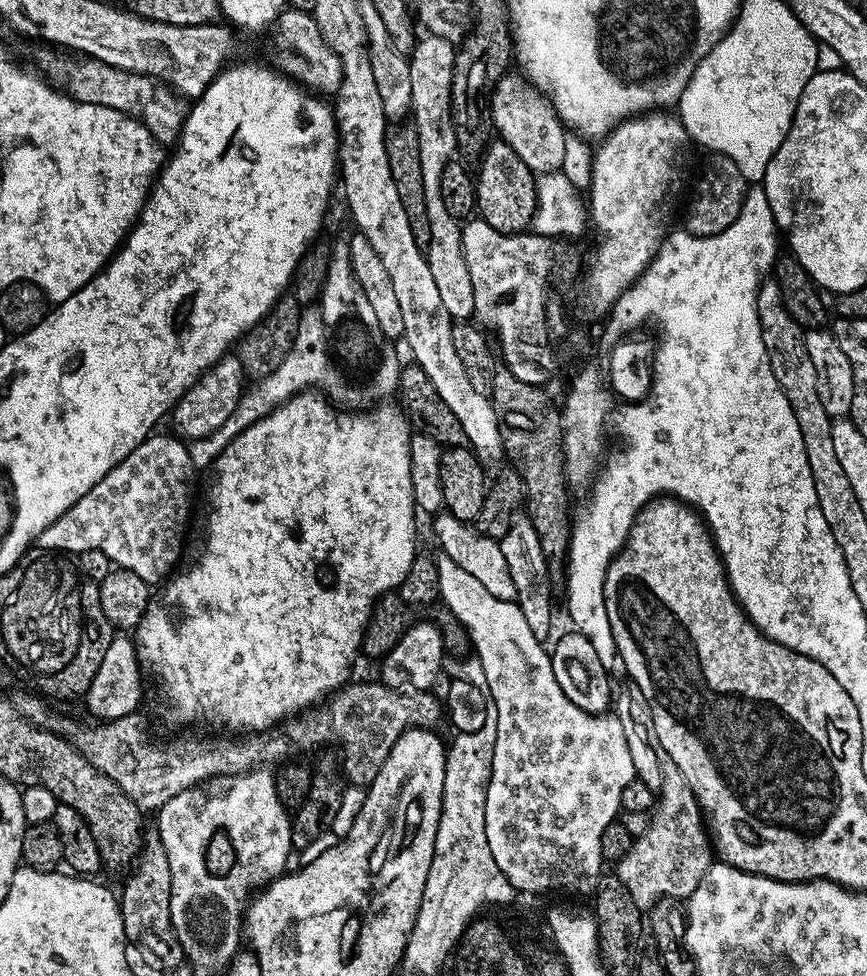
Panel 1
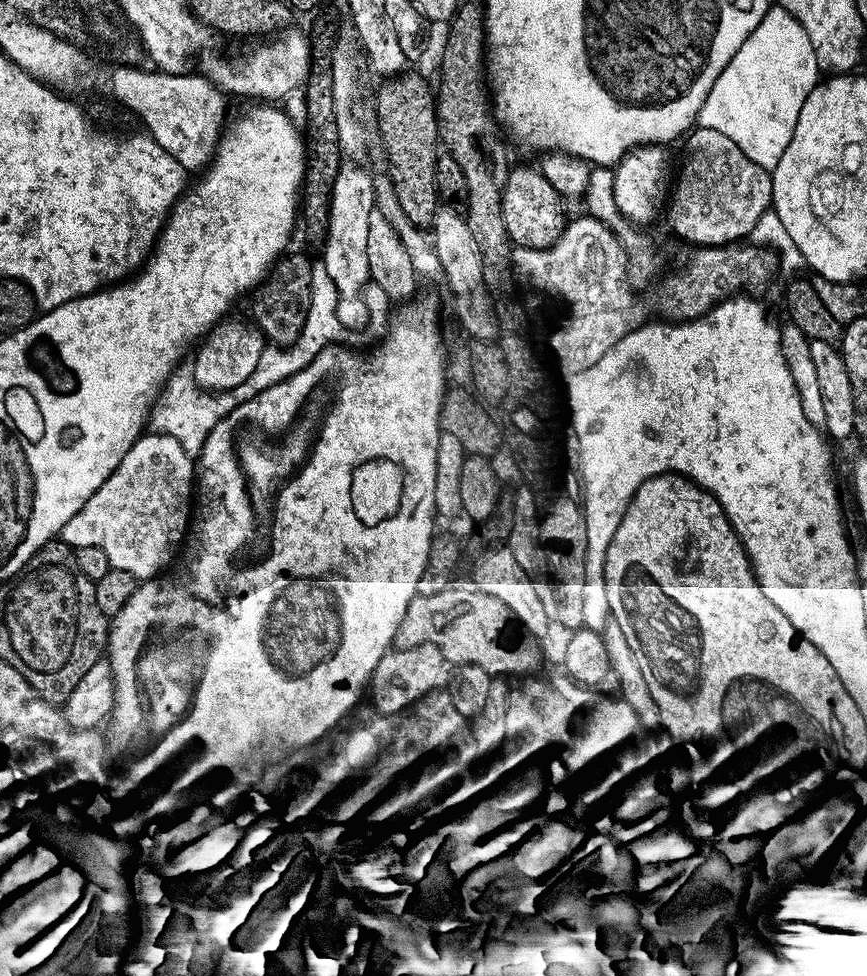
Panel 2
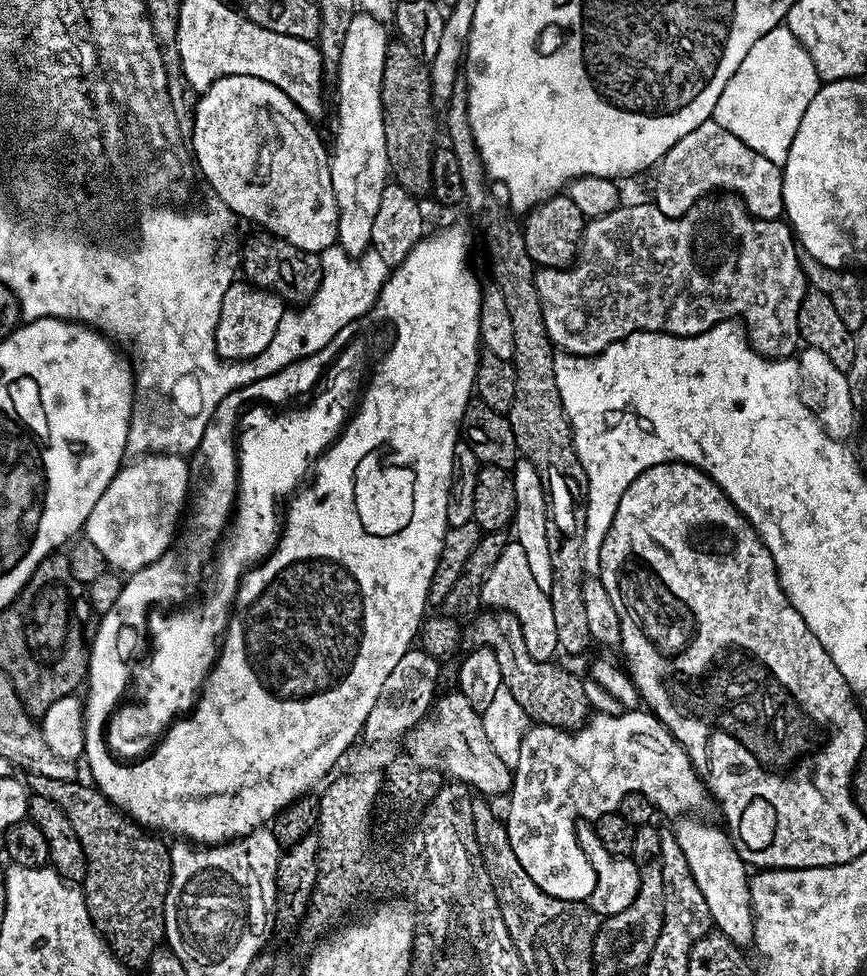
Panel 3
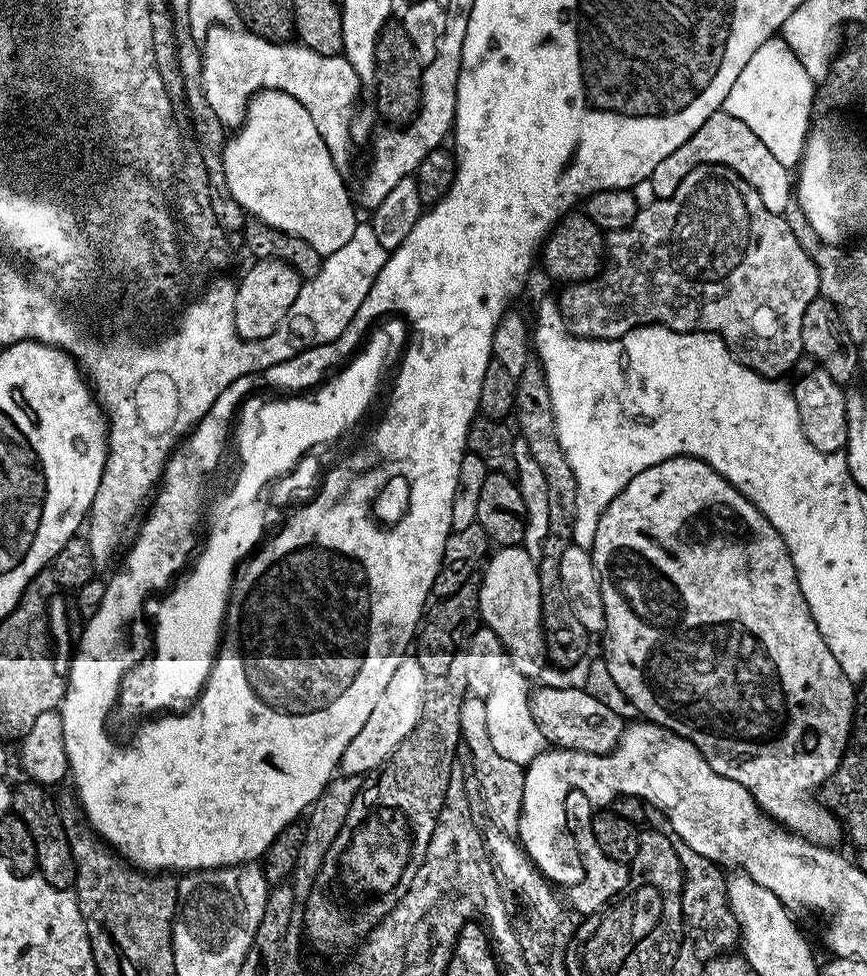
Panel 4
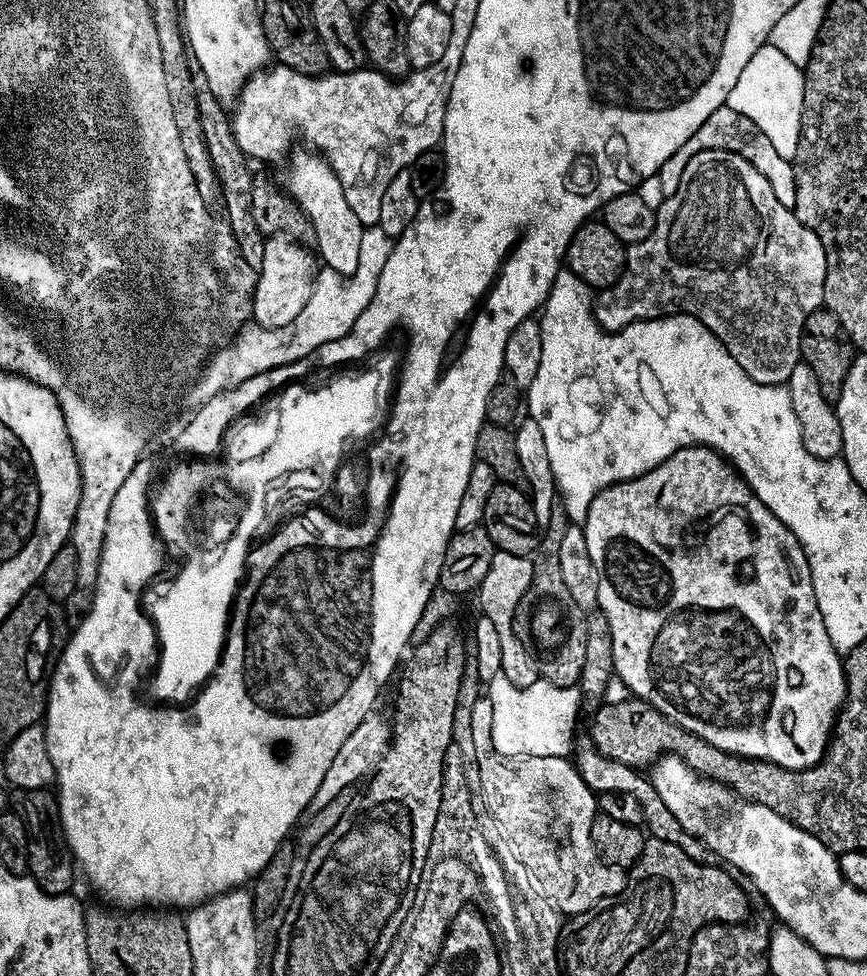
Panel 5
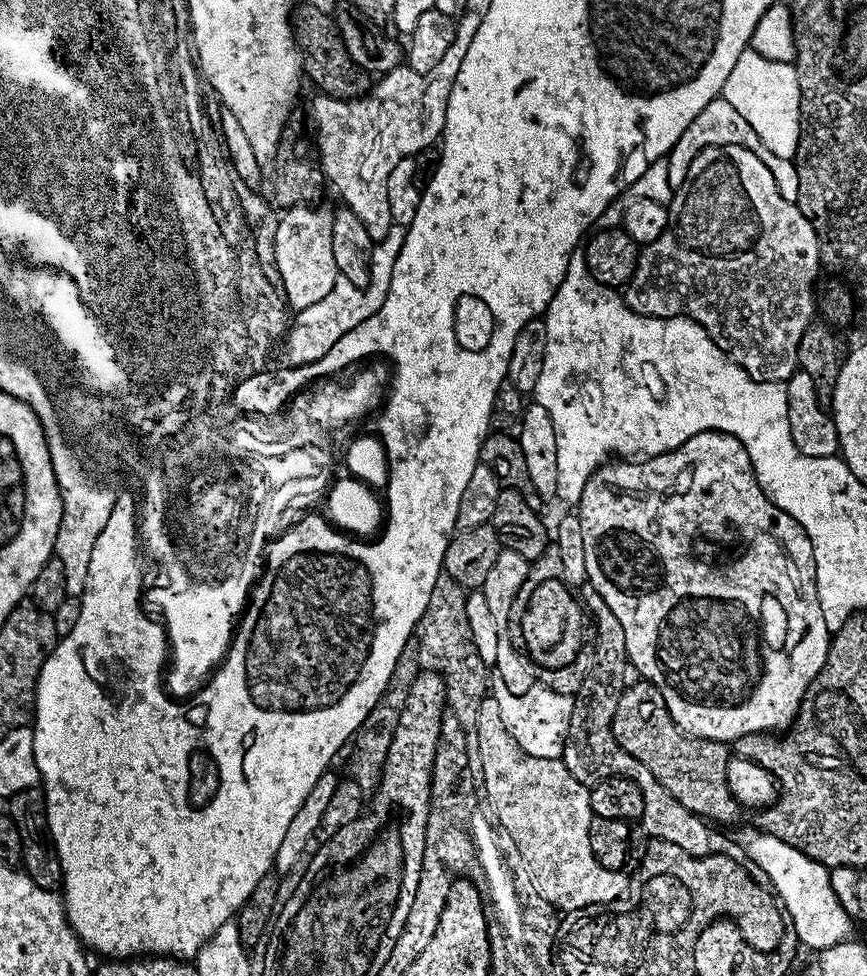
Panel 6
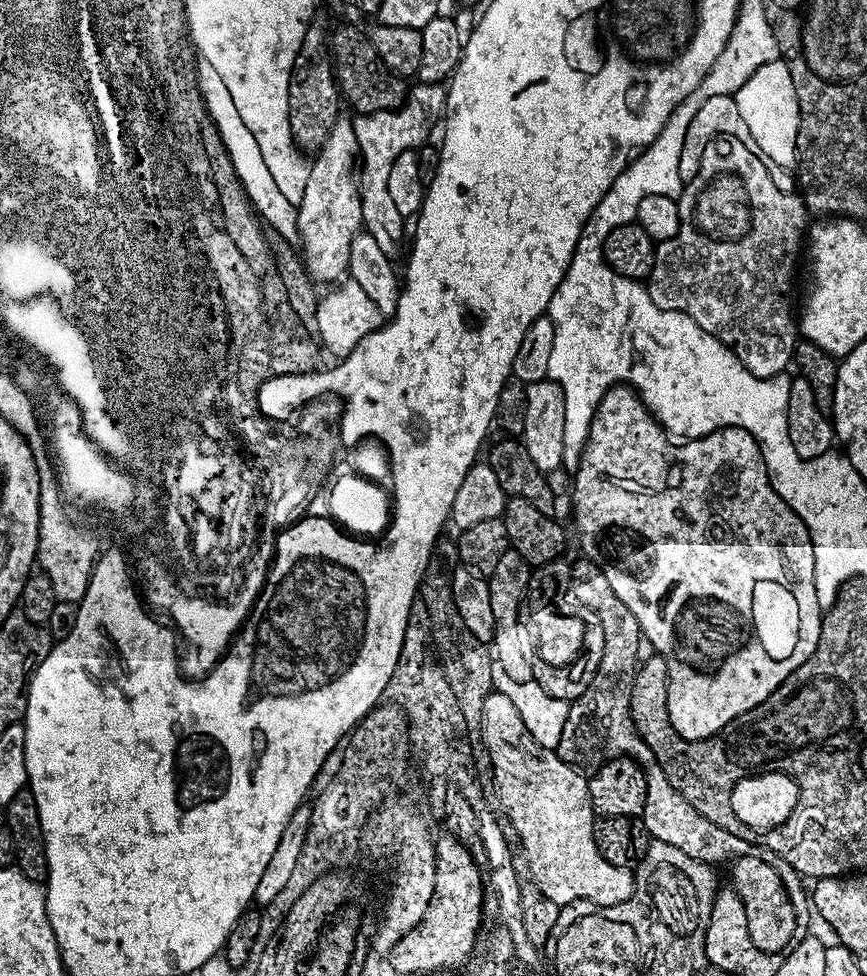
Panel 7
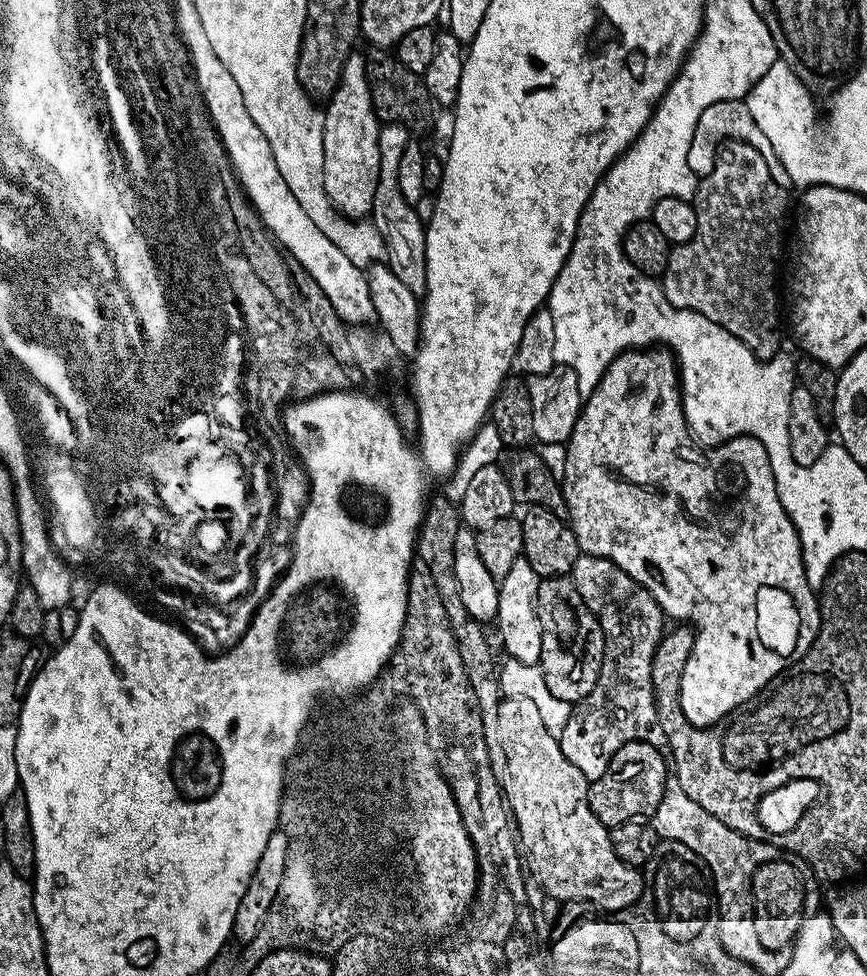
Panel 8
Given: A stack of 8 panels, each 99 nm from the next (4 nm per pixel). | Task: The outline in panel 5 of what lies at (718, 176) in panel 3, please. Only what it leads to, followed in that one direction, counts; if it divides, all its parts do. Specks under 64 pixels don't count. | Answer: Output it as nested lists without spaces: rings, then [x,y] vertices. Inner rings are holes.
[[[727,106],[714,110],[710,114],[710,118],[706,118],[702,126],[694,130],[694,134],[690,134],[690,138],[686,138],[686,142],[682,142],[682,146],[678,146],[678,150],[674,150],[674,154],[670,154],[670,158],[666,158],[666,162],[662,162],[658,175],[662,182],[662,194],[665,198],[680,191],[682,187],[680,179],[690,158],[694,158],[694,154],[698,154],[702,150],[714,150],[715,148],[733,152],[749,160],[758,170],[758,174],[762,174],[766,178],[766,182],[770,182],[770,186],[774,190],[774,198],[778,198],[778,202],[782,202],[782,206],[795,209],[796,172],[793,163],[784,158],[782,154],[778,154],[778,150],[774,150],[770,138],[757,135],[749,120],[738,110]]]

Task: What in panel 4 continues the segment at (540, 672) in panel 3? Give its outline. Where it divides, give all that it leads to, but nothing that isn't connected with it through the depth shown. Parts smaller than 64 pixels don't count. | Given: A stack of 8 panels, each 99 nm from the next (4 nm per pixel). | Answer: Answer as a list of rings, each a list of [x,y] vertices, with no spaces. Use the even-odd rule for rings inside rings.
[[[538,687],[531,693],[531,709],[537,728],[549,745],[559,745],[571,752],[586,754],[606,754],[613,752],[620,743],[626,727],[626,720],[610,710],[603,702],[598,702],[585,689]]]

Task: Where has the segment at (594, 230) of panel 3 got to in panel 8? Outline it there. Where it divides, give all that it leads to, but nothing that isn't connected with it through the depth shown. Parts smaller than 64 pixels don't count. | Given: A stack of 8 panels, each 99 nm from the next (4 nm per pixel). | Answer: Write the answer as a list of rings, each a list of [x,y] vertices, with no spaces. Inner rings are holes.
[[[736,139],[721,144],[716,154],[714,170],[710,170],[710,174],[703,176],[696,185],[694,207],[698,214],[698,230],[694,234],[694,238],[690,238],[690,242],[675,245],[669,251],[668,265],[662,277],[664,296],[675,308],[685,308],[691,312],[702,314],[702,318],[710,318],[710,322],[714,322],[718,326],[722,326],[722,330],[734,334],[734,338],[741,340],[755,356],[759,356],[765,362],[771,361],[772,357],[781,351],[780,308],[776,305],[776,267],[780,264],[780,247],[784,244],[784,211],[788,208],[788,200],[784,197],[784,191],[781,184],[774,182],[774,178],[770,174],[770,166],[762,158],[762,154],[758,154],[758,150],[754,150],[749,144]]]

